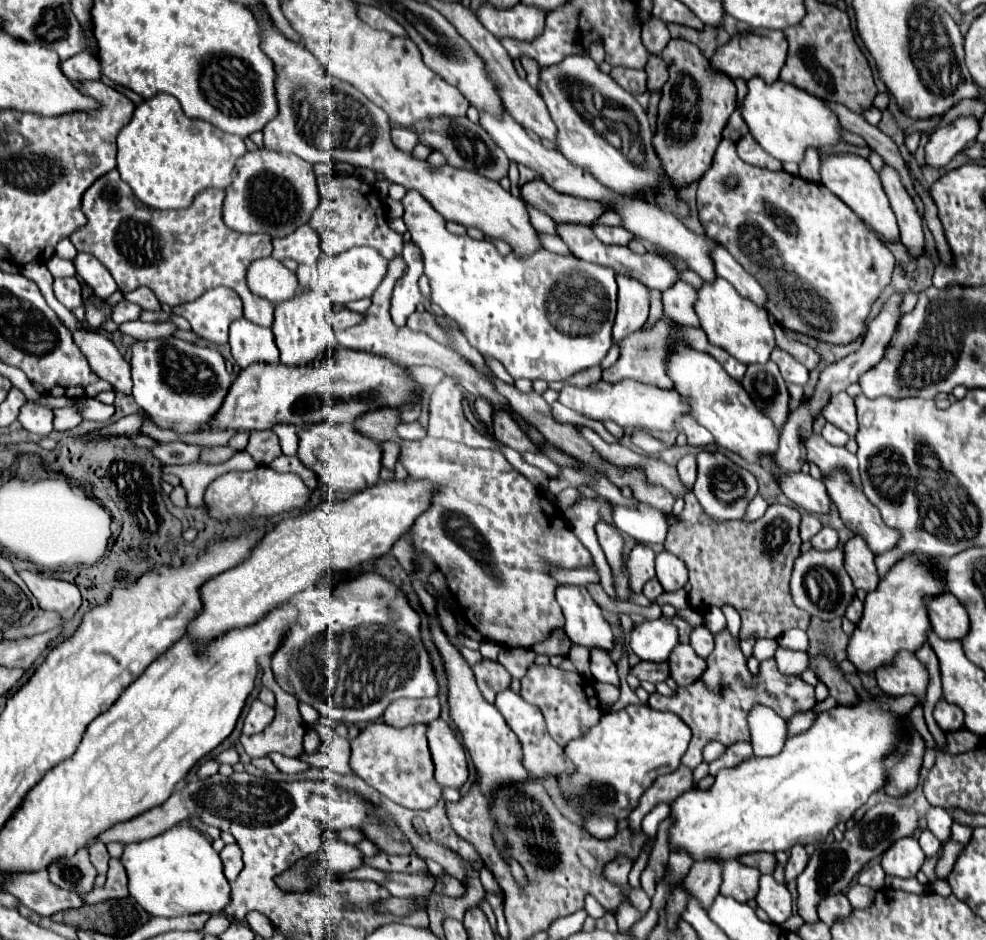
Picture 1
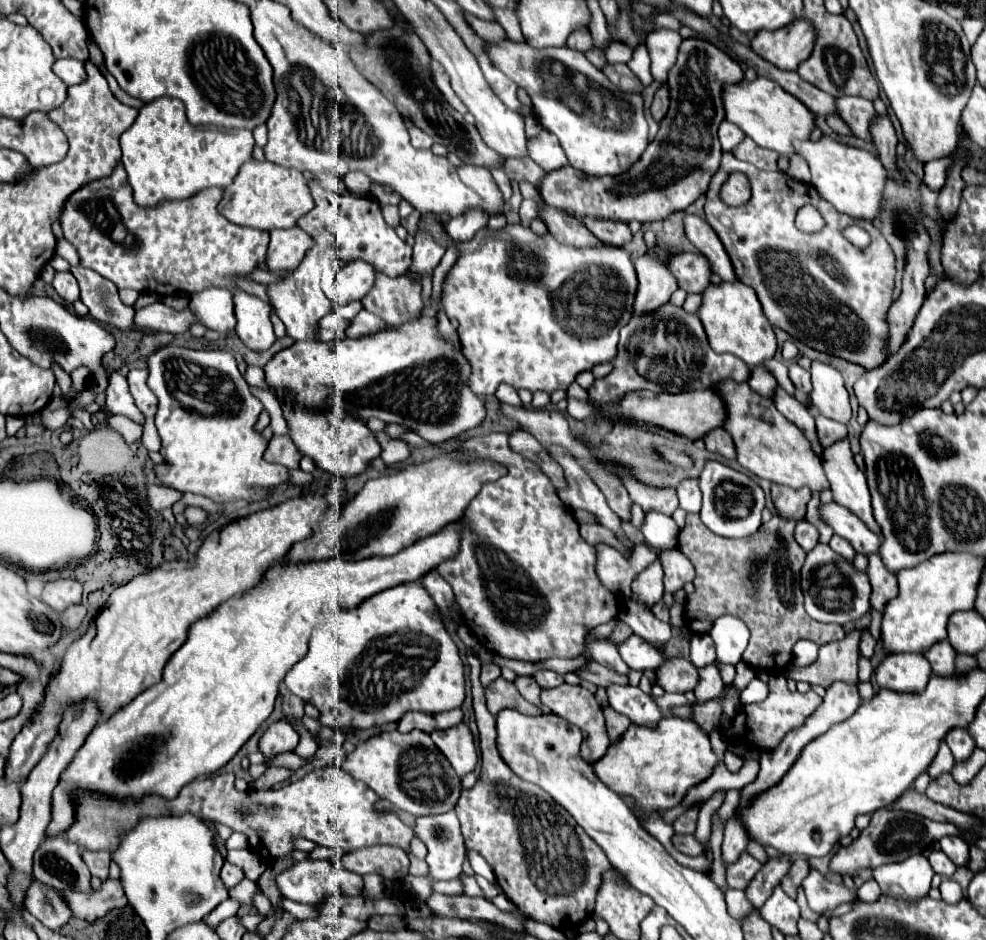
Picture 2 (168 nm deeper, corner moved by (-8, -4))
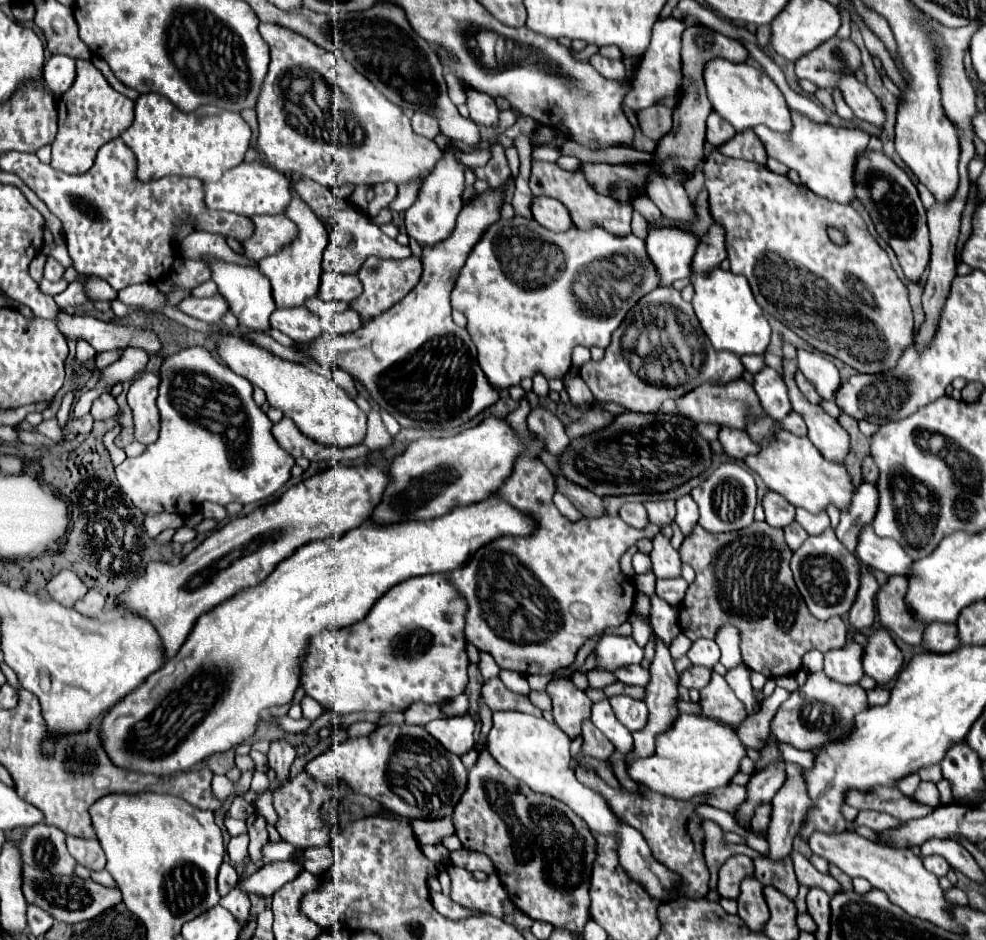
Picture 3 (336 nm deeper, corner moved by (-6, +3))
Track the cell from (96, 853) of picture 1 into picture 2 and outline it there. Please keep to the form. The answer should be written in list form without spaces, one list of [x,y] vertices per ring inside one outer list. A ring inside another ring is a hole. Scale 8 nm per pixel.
[[[82,850],[82,858],[90,870],[92,876],[98,876],[100,880],[108,878],[108,866],[110,866],[110,852],[90,852]]]

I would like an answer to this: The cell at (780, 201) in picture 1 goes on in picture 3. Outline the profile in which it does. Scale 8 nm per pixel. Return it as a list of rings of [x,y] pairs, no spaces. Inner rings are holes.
[[[718,149],[706,157],[704,175],[710,215],[726,231],[730,271],[748,279],[758,305],[808,345],[852,365],[860,373],[880,373],[894,367],[898,355],[912,343],[914,321],[908,289],[894,273],[888,253],[870,235],[860,213],[852,205],[822,199],[808,187],[804,189],[764,165],[726,157]],[[828,227],[840,229],[846,235],[846,243],[836,245],[828,237]]]

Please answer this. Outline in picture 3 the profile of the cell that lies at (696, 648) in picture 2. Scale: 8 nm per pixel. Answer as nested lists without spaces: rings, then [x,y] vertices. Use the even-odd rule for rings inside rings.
[[[696,639],[688,651],[692,665],[702,665],[712,669],[714,663],[720,659],[720,649],[714,639]]]

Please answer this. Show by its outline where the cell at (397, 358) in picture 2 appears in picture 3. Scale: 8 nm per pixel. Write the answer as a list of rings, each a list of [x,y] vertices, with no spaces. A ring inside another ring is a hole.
[[[488,189],[486,193],[476,195],[460,211],[456,227],[448,239],[434,247],[422,247],[424,273],[420,283],[386,313],[368,319],[356,331],[342,335],[324,333],[310,343],[296,343],[296,349],[322,371],[332,371],[332,367],[346,371],[366,389],[368,397],[380,409],[388,411],[402,427],[424,431],[460,427],[494,405],[498,401],[498,389],[486,383],[468,331],[452,321],[450,291],[464,267],[466,255],[482,237],[482,231],[498,221],[500,205],[500,189]]]

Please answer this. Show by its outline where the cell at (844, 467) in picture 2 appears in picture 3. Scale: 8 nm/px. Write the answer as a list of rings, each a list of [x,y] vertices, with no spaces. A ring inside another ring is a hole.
[[[784,361],[784,381],[790,391],[790,401],[792,401],[794,411],[804,415],[810,441],[826,459],[844,463],[844,459],[850,451],[848,431],[838,423],[838,419],[830,417],[820,405],[812,405],[798,391],[798,387],[794,383],[794,373],[796,373],[796,365],[792,361]]]

